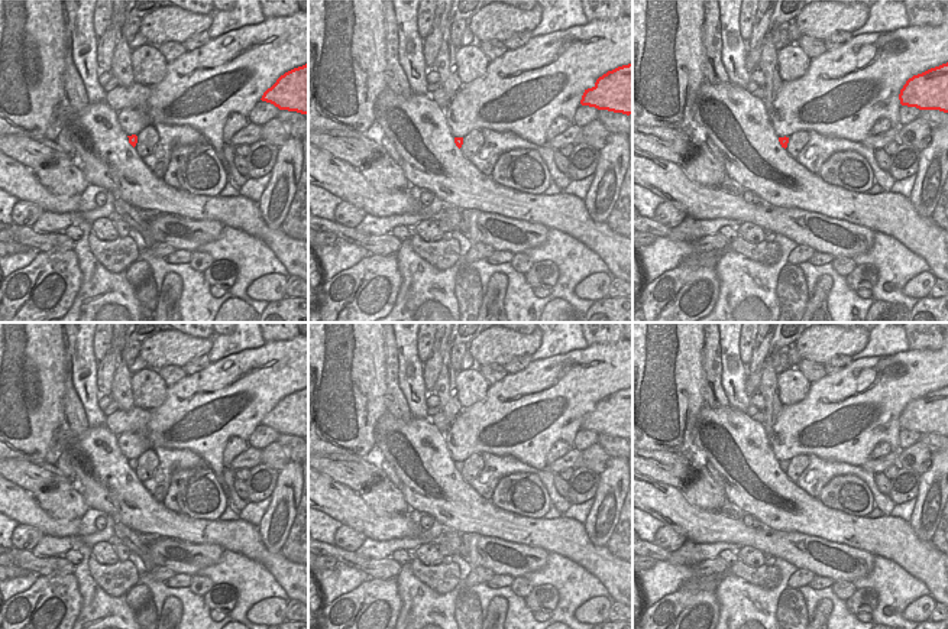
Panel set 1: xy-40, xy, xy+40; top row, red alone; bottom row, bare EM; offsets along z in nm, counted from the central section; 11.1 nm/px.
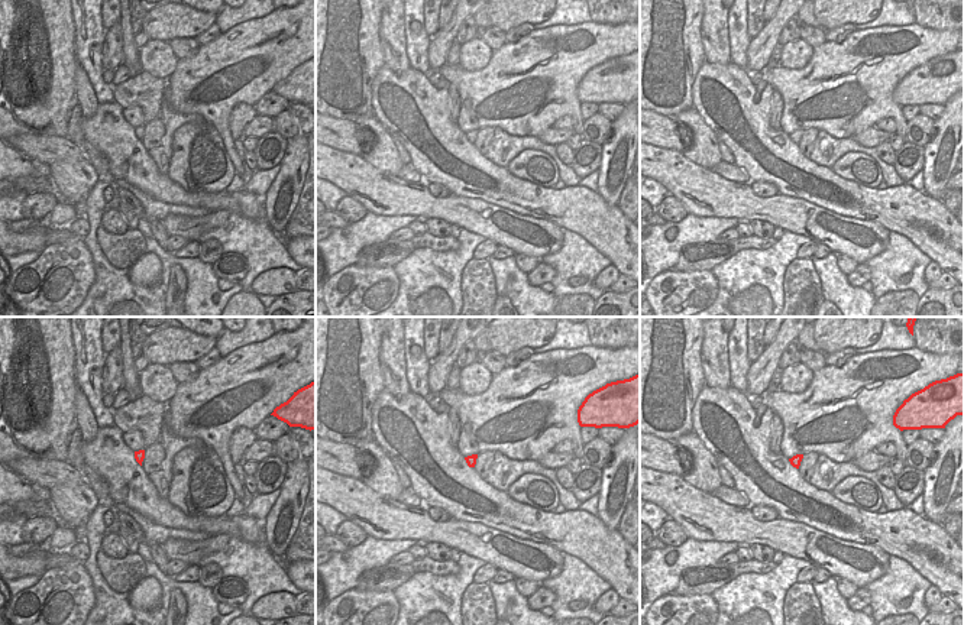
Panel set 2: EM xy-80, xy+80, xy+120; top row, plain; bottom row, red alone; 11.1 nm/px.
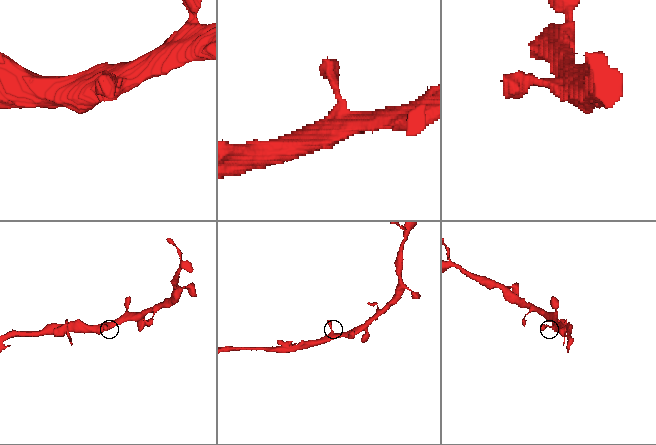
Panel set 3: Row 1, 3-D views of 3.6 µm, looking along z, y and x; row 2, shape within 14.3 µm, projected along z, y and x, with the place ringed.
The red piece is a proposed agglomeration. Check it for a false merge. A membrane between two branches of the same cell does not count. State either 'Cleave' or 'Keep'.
Keep

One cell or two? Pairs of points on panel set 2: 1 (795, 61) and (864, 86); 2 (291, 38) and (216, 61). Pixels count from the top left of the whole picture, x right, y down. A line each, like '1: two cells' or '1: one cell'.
1: two cells
2: one cell

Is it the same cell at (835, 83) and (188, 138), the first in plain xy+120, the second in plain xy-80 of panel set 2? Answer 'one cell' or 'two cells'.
two cells

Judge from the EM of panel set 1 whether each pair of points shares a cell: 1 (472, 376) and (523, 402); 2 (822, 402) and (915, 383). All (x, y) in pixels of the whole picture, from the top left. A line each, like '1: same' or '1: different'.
1: different
2: same

